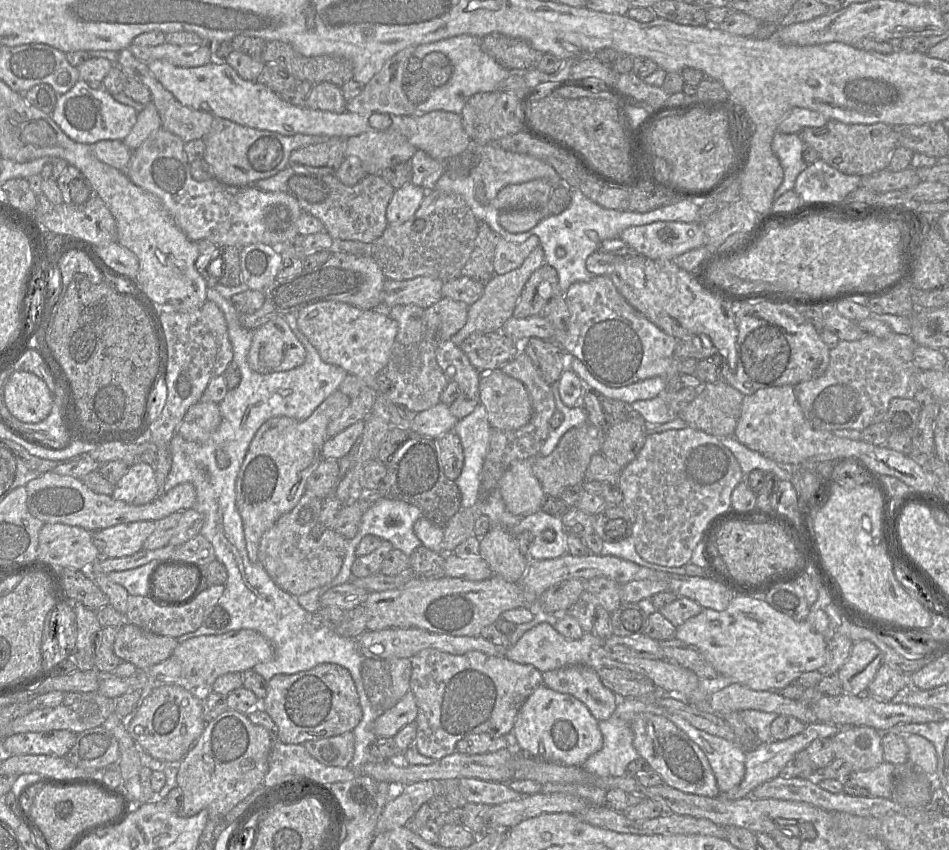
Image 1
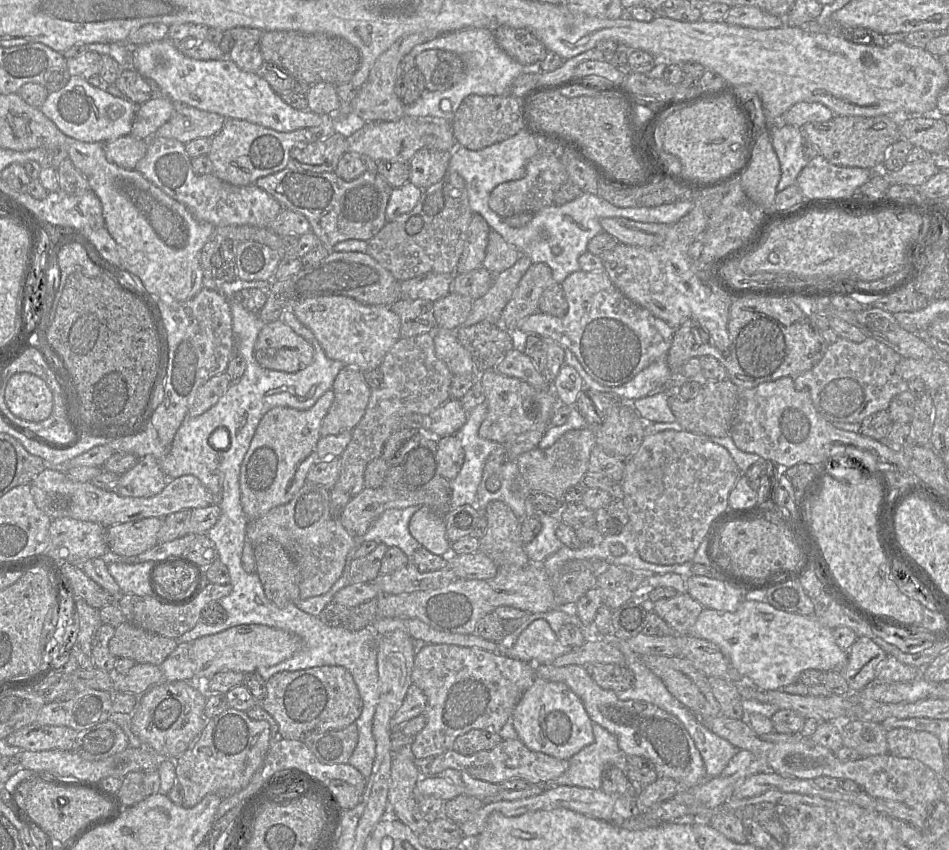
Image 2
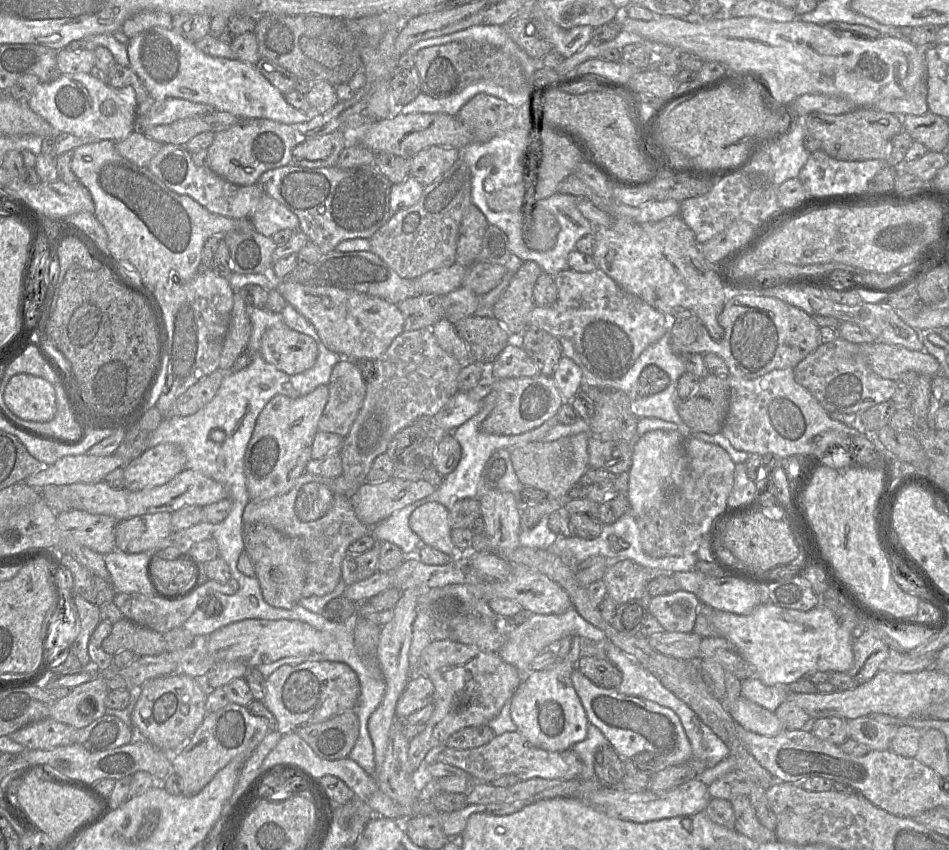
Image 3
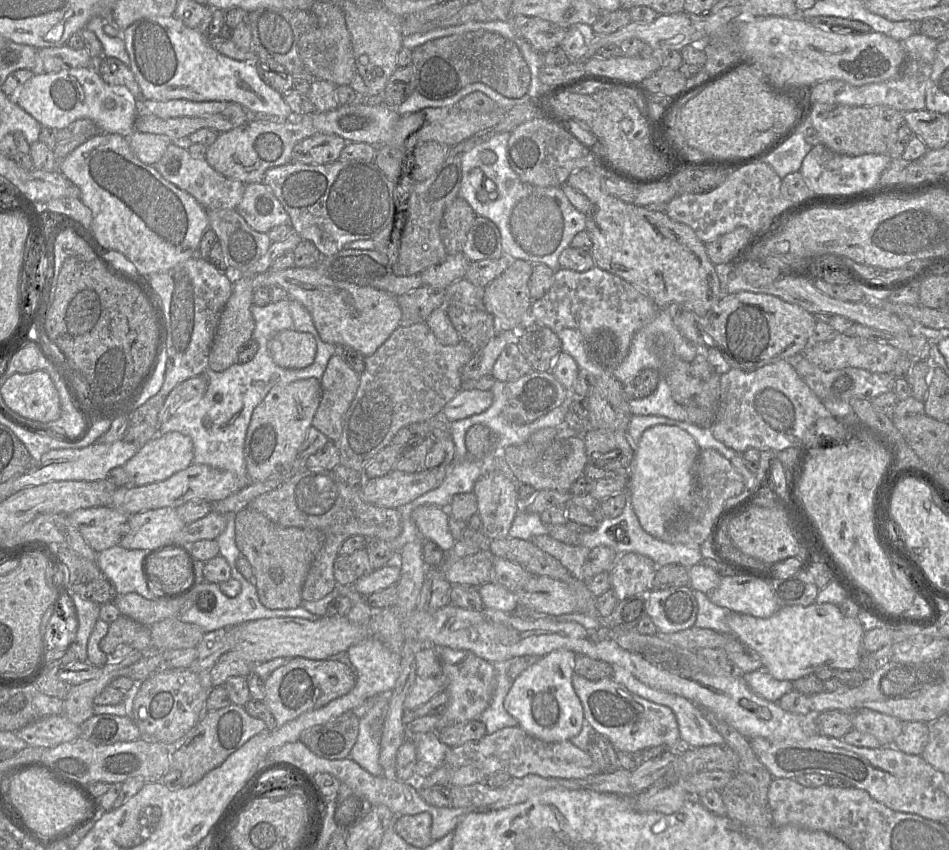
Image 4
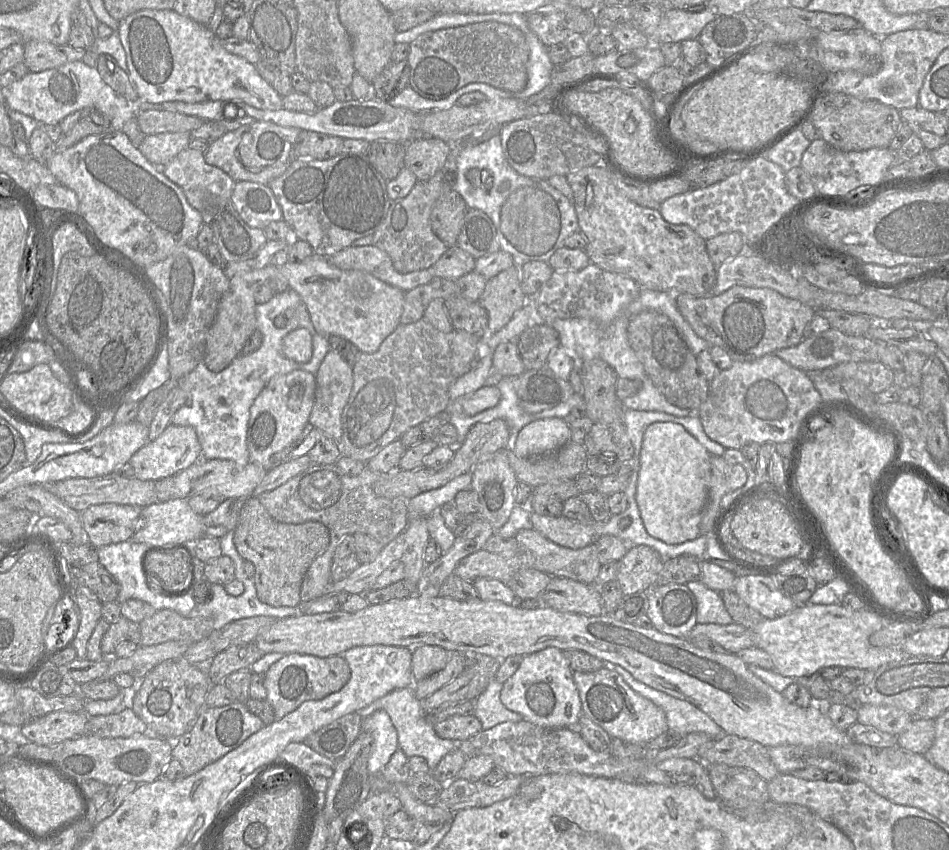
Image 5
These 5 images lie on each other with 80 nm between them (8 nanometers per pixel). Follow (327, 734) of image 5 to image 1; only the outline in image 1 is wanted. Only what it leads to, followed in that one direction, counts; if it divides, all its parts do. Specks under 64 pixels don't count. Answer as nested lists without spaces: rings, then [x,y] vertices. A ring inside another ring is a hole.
[[[348,731],[340,735],[310,740],[303,743],[308,753],[326,766],[350,767],[354,753],[354,734]]]

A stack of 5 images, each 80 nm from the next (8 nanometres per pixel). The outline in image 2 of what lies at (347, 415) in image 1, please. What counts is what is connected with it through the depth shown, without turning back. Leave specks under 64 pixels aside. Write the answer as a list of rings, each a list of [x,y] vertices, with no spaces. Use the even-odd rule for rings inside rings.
[[[344,366],[335,377],[331,390],[334,400],[322,420],[321,437],[352,431],[365,413],[372,389],[359,369]]]

